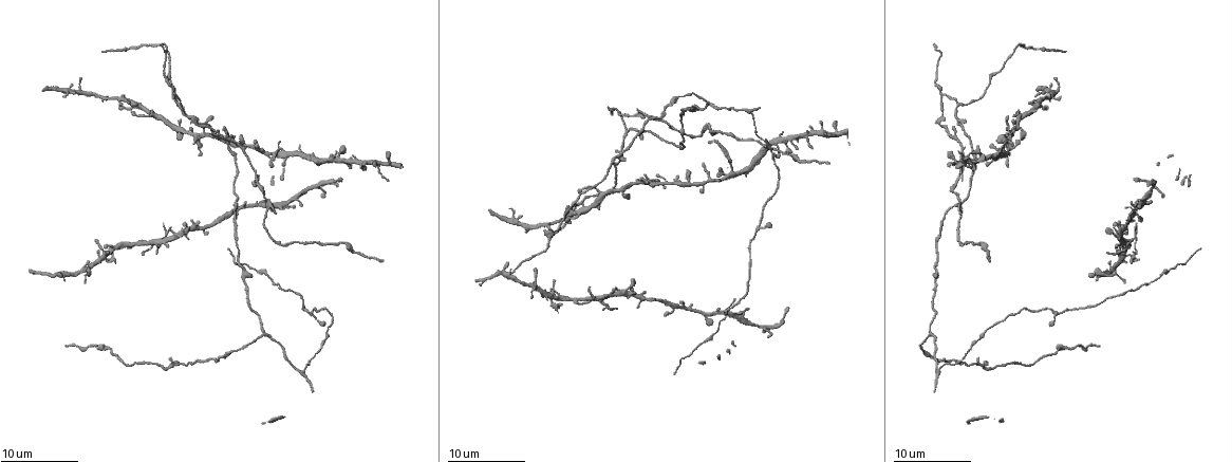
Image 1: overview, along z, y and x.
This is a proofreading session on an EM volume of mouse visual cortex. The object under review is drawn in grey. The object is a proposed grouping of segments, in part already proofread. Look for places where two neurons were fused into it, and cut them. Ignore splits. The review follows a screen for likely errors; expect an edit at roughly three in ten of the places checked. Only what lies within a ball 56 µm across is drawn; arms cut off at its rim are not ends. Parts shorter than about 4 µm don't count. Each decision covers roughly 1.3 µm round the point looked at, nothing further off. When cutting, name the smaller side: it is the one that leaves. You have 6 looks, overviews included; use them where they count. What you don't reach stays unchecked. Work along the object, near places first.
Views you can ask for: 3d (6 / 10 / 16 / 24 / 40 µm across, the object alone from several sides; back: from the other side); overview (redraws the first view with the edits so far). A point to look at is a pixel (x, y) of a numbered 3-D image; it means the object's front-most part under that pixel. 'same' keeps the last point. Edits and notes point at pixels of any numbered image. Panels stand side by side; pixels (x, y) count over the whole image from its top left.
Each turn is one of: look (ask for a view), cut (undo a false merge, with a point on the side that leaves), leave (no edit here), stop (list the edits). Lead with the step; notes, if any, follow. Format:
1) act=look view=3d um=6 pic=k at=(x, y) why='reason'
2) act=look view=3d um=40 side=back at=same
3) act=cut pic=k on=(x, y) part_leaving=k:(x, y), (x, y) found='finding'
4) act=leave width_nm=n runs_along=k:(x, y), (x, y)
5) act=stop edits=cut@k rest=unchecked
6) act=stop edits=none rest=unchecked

act=look view=3d um=10 pic=1 at=(618, 115) why='branch point'

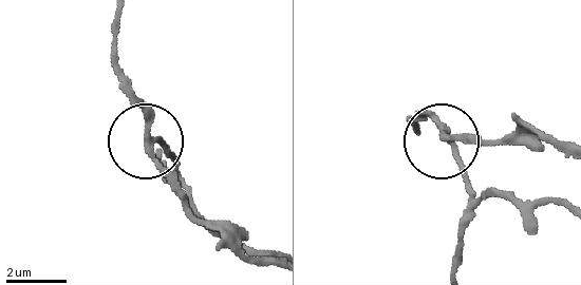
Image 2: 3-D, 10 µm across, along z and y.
act=cut pic=2 on=(137, 103) side_arm_um=8 part_leaving=2:(447, 140), (568, 144) found='a second neuron is stuck on'

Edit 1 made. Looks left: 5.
act=look view=3d um=16 pic=1 at=(600, 300) why='thin arm on a thick one'

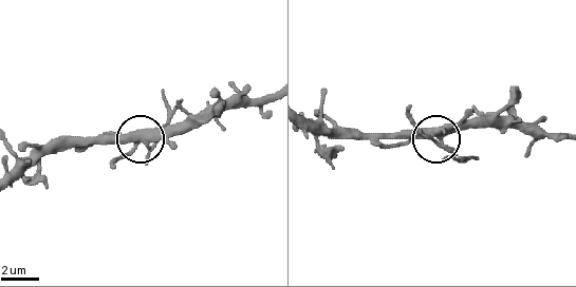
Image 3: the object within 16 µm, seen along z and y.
act=cut pic=3 on=(146, 157) width_nm=360 found='a second neuron is stuck on'

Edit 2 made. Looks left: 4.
act=look view=3d um=16 pic=1 at=(710, 102) why='branch point'

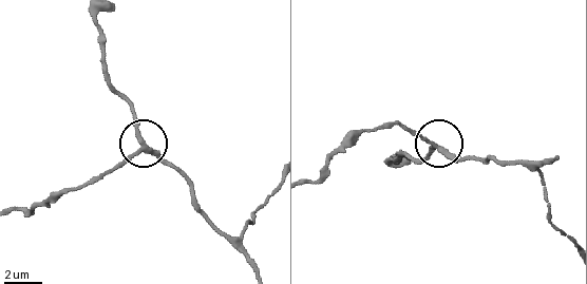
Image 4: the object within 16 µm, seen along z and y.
act=leave arms=3 runs_along=4:(468, 157), (451, 155), (405, 126) found='all the same neuron'

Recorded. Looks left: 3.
act=stop edits=cut@2,cut@3 rest=unchecked

